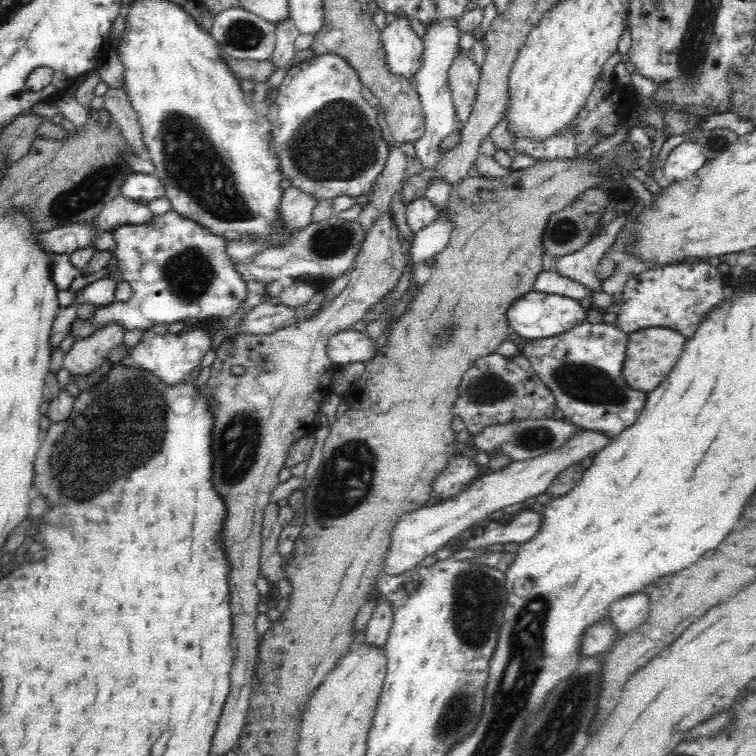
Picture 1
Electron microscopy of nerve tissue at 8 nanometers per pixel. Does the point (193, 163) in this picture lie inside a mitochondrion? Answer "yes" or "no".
yes

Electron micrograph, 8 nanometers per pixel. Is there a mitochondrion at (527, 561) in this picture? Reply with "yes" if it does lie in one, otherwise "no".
no

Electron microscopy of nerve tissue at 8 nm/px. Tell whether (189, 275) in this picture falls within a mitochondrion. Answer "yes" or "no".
yes

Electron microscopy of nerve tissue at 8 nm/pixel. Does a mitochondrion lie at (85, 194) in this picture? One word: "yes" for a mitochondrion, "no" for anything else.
yes

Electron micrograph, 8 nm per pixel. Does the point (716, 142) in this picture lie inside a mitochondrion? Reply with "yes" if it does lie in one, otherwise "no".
yes

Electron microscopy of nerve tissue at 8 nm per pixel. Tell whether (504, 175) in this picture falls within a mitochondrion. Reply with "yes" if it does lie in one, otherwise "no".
no

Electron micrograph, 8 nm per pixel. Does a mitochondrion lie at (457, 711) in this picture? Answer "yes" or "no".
yes

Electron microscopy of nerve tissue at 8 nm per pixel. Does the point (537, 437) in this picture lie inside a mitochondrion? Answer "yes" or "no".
yes

